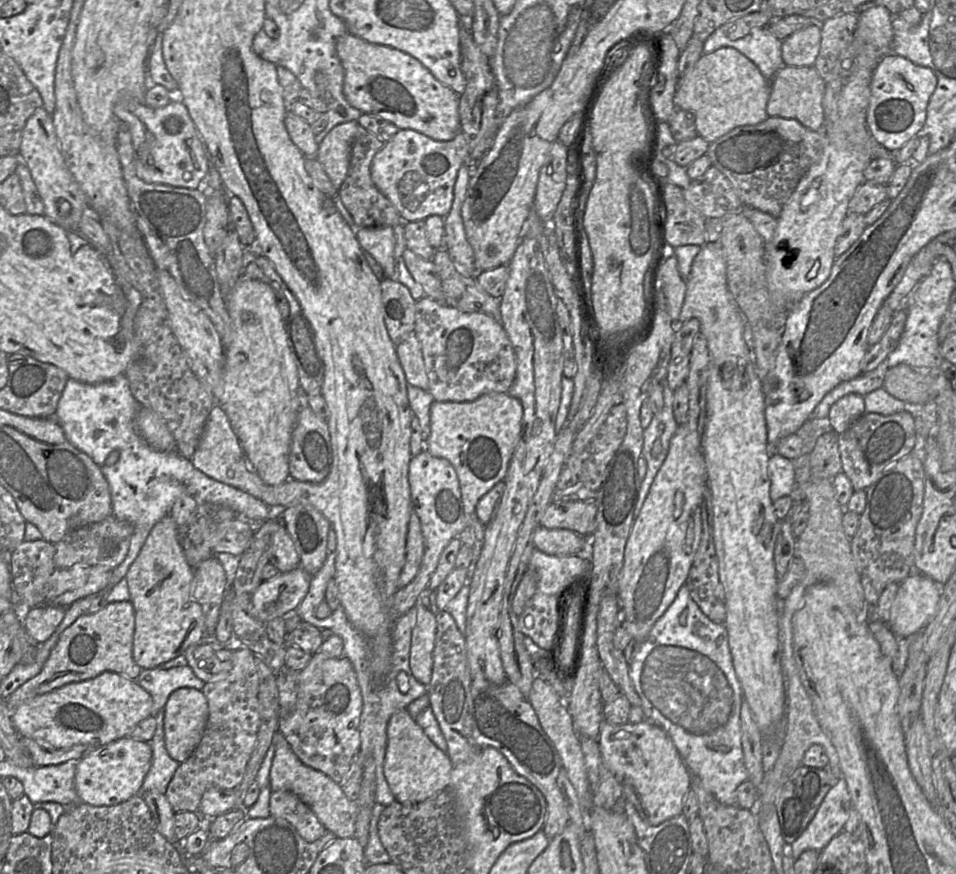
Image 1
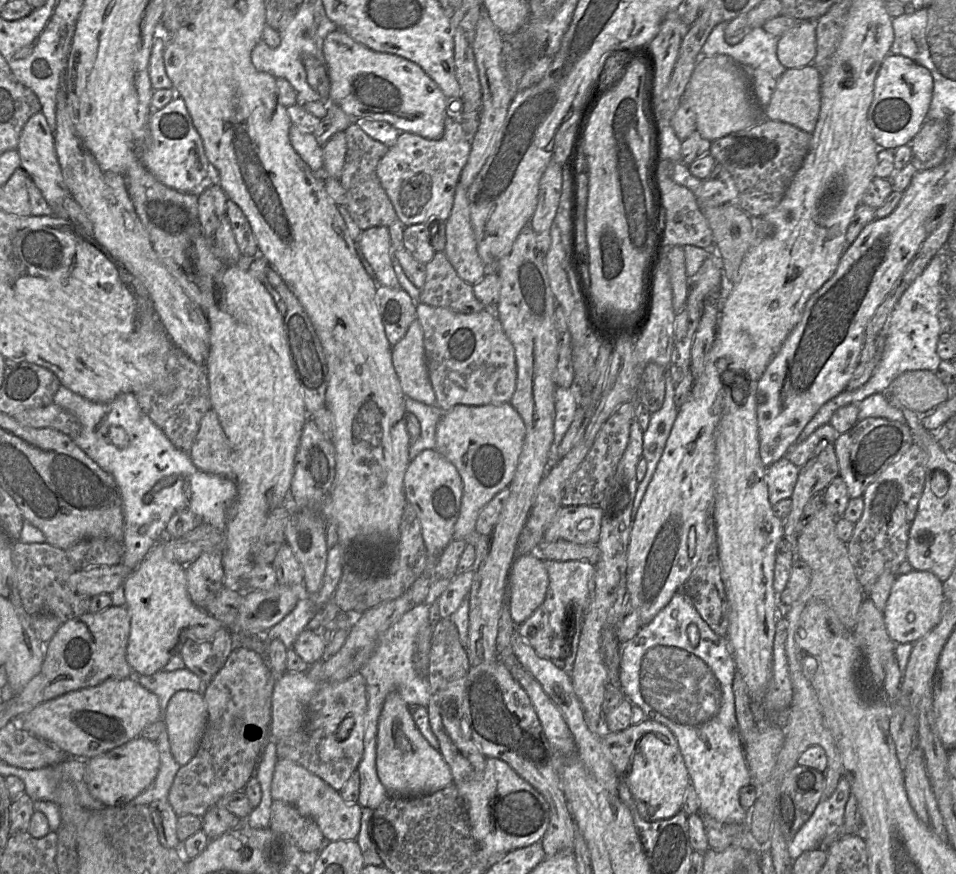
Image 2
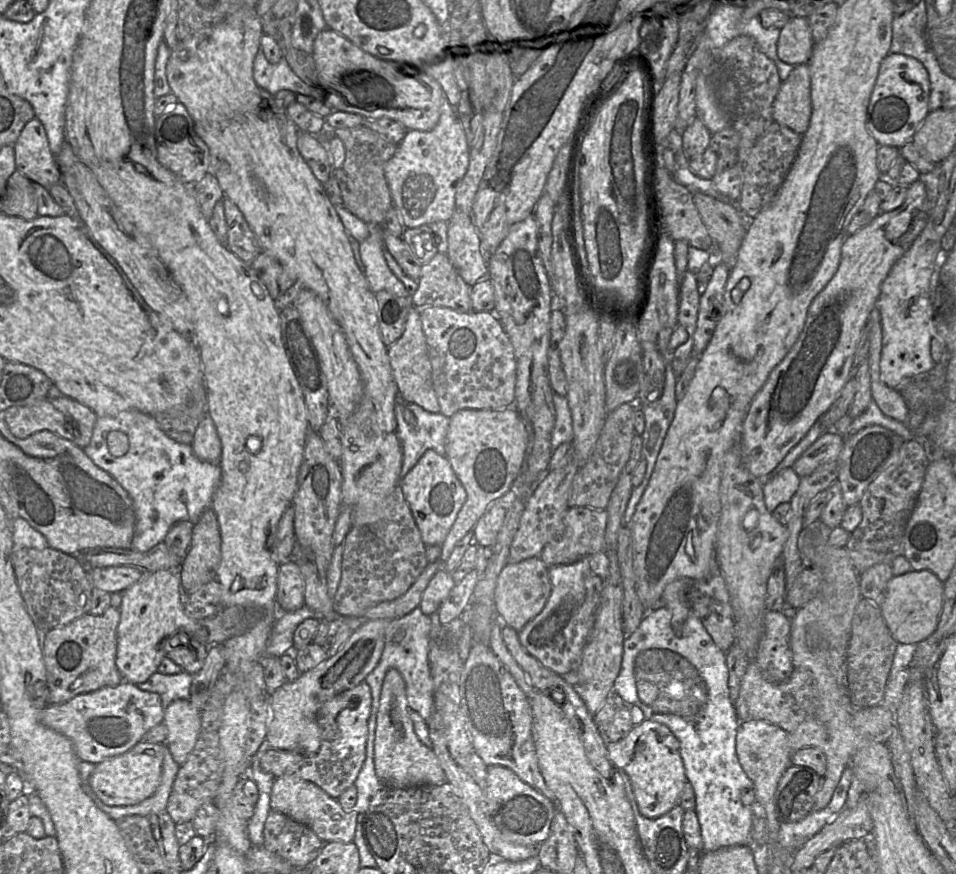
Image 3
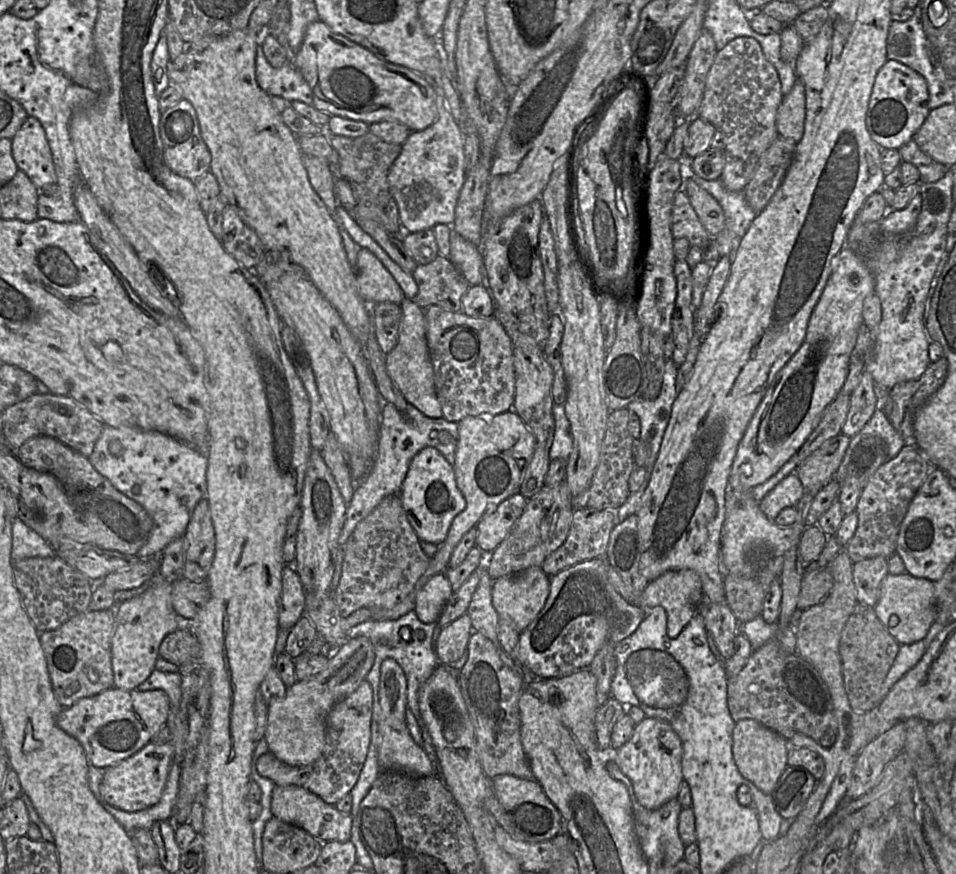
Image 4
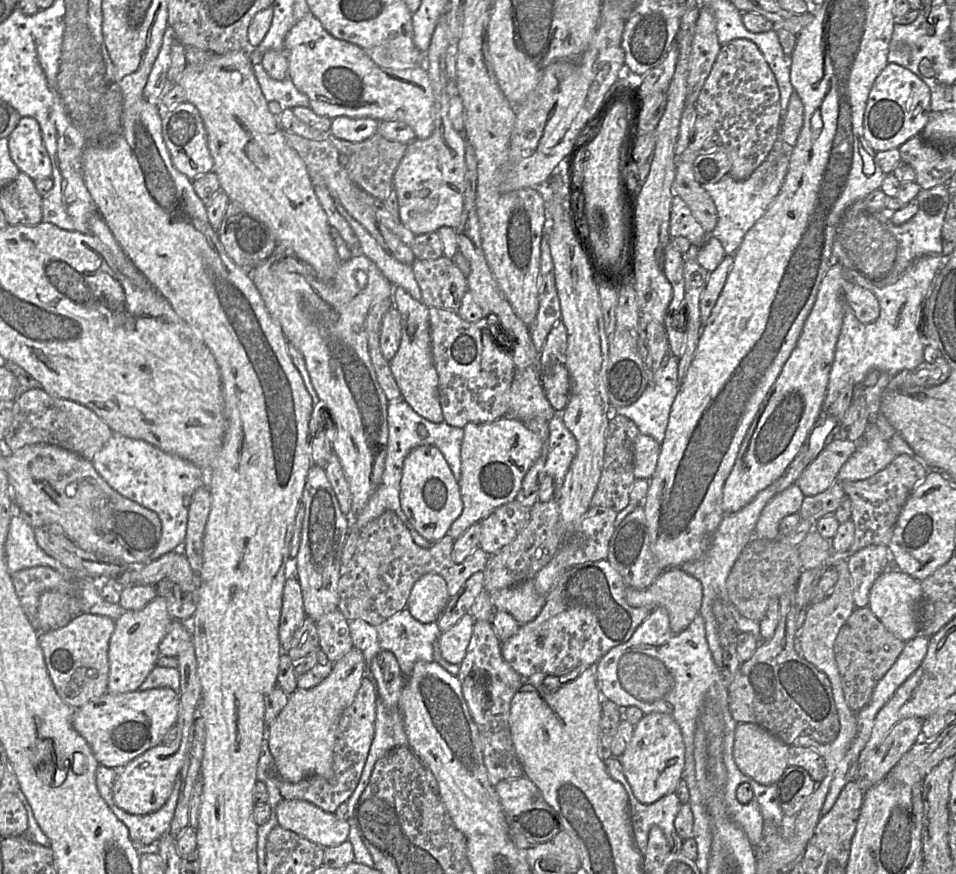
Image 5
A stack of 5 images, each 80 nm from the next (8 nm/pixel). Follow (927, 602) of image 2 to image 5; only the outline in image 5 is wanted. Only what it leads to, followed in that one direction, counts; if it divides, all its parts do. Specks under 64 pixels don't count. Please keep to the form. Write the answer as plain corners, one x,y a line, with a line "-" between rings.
889,568
879,575
872,585
868,607
890,632
908,642
921,633
919,621
921,600
920,581
895,568

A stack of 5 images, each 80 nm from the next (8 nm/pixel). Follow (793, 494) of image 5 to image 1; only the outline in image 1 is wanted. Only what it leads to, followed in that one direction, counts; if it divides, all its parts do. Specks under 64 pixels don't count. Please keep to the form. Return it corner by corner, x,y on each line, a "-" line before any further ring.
777,452
771,453
768,475
771,482
770,498
772,502
784,496
793,496
796,483
793,460

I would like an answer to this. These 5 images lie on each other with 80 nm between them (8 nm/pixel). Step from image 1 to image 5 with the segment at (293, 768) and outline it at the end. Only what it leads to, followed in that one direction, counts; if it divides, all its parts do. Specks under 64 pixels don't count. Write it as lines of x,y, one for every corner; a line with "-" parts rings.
281,799
276,807
276,818
282,828
295,832
322,848
337,846
348,840
350,824
347,820
340,820
335,813
325,812
305,800

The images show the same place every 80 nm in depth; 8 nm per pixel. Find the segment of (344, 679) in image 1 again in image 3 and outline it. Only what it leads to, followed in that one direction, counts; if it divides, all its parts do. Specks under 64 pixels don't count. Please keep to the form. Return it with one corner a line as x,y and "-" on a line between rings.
364,680
356,687
327,700
320,707
317,722
321,745
315,754
306,755
301,752
271,748
261,758
261,769
275,777
286,774
297,775
313,782
332,798
338,799
348,787
354,785
365,761
370,714
371,690

